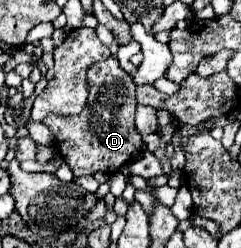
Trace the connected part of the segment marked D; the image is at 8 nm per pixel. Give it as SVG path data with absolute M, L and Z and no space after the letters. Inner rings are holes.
M115 57L93 63L87 69L89 79L89 99L87 107L79 115L47 115L43 123L55 135L55 147L61 157L71 165L75 179L85 175L95 175L97 171L115 175L123 165L133 163L141 151L143 141L139 131L135 131L135 81L125 73Z

